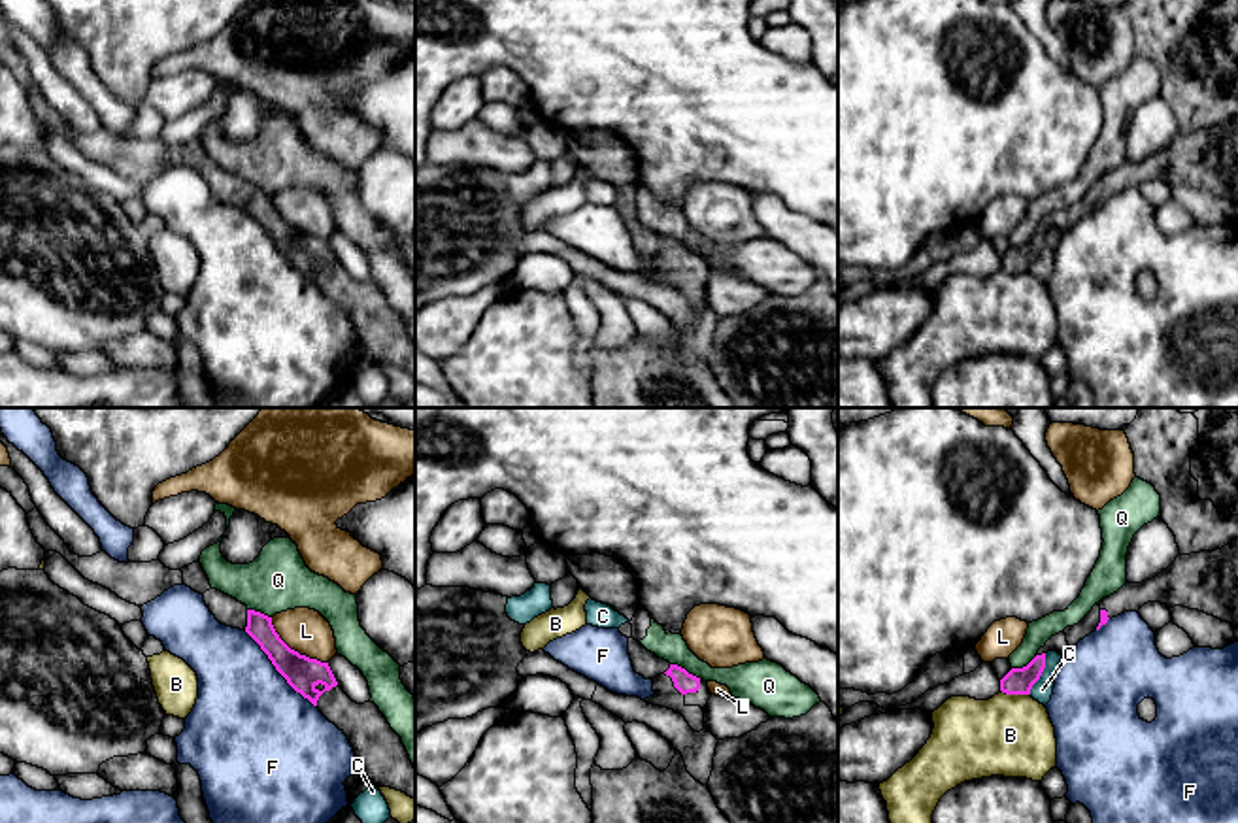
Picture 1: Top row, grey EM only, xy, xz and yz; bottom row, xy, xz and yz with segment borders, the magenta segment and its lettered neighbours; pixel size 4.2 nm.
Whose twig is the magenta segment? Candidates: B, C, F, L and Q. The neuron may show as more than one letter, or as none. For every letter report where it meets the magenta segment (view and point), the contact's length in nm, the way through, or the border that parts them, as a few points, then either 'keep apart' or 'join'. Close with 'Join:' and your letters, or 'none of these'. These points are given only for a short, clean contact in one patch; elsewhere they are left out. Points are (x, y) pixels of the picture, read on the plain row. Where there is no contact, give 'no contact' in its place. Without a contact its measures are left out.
B: yz (1016, 270) | 130 nm | keep apart
C: yz (1040, 251) | 190 nm | keep apart
F: xy (276, 246) | 440 nm | keep apart
L: xy (293, 227) | 320 nm | along xy (270, 195), (276, 210), (291, 225), (327, 240) | keep apart
Q: xz (684, 246) | 150 nm | keep apart
Join: none of these

